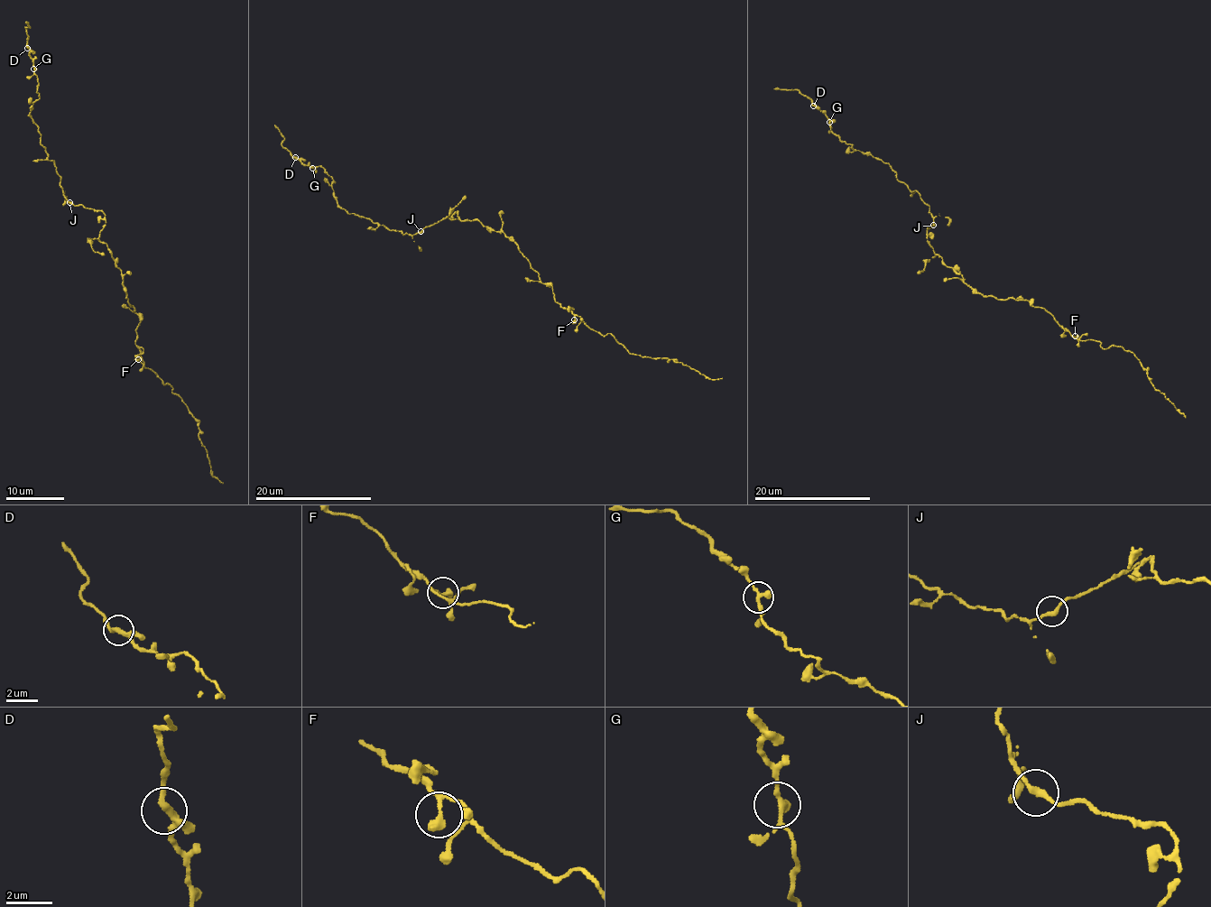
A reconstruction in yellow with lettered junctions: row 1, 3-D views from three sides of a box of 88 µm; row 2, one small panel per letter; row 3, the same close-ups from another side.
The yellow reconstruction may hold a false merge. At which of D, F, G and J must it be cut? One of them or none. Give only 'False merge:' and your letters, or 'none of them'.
False merge: none of them

